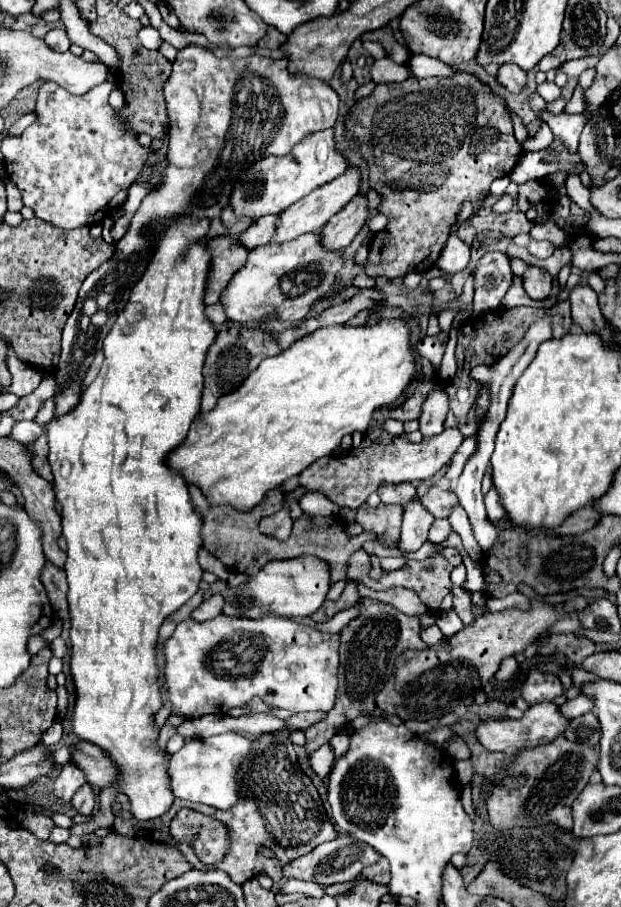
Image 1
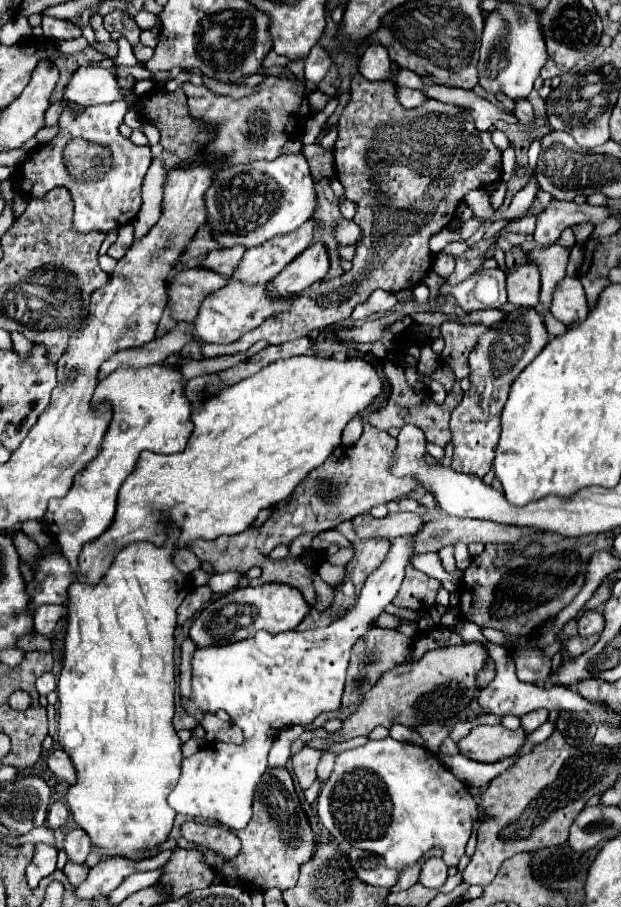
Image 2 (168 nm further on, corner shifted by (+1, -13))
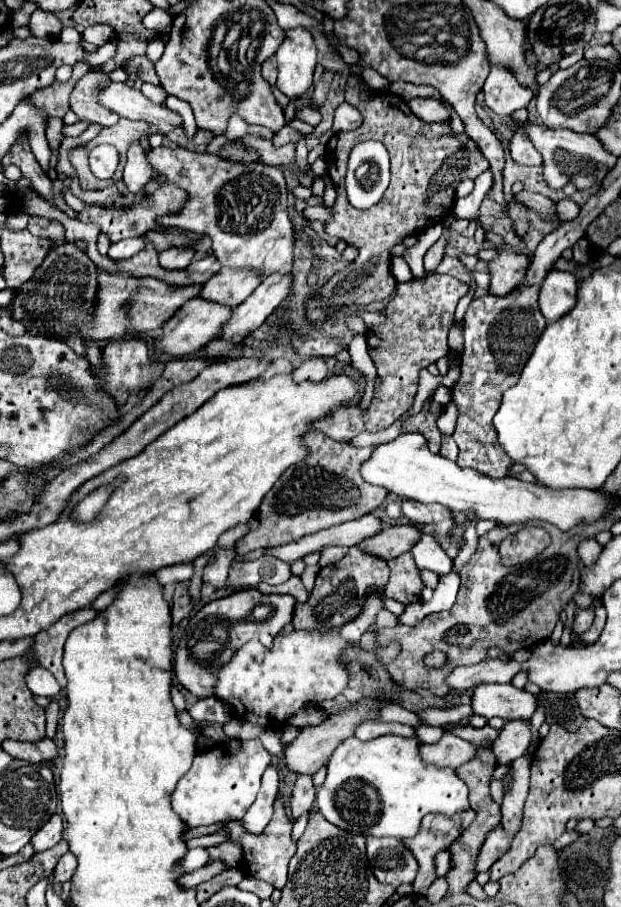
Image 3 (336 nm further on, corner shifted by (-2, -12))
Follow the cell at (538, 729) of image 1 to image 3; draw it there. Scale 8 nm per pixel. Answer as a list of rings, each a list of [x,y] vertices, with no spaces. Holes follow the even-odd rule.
[[[444,733],[444,737],[438,743],[432,745],[420,745],[420,757],[426,765],[436,765],[436,767],[448,767],[456,769],[462,763],[470,761],[476,755],[476,745]]]

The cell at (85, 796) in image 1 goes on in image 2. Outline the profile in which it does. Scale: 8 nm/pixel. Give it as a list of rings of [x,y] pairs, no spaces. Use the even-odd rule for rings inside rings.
[[[73,828],[71,832],[67,832],[65,850],[67,850],[67,858],[69,860],[85,862],[89,852],[91,852],[91,842],[89,842],[87,834],[81,828]]]

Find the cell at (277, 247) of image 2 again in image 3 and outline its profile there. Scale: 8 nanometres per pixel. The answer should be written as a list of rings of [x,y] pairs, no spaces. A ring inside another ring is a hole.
[[[222,267],[220,273],[202,285],[200,297],[206,301],[216,301],[220,305],[236,307],[240,305],[256,287],[260,285],[260,273],[244,269]]]

